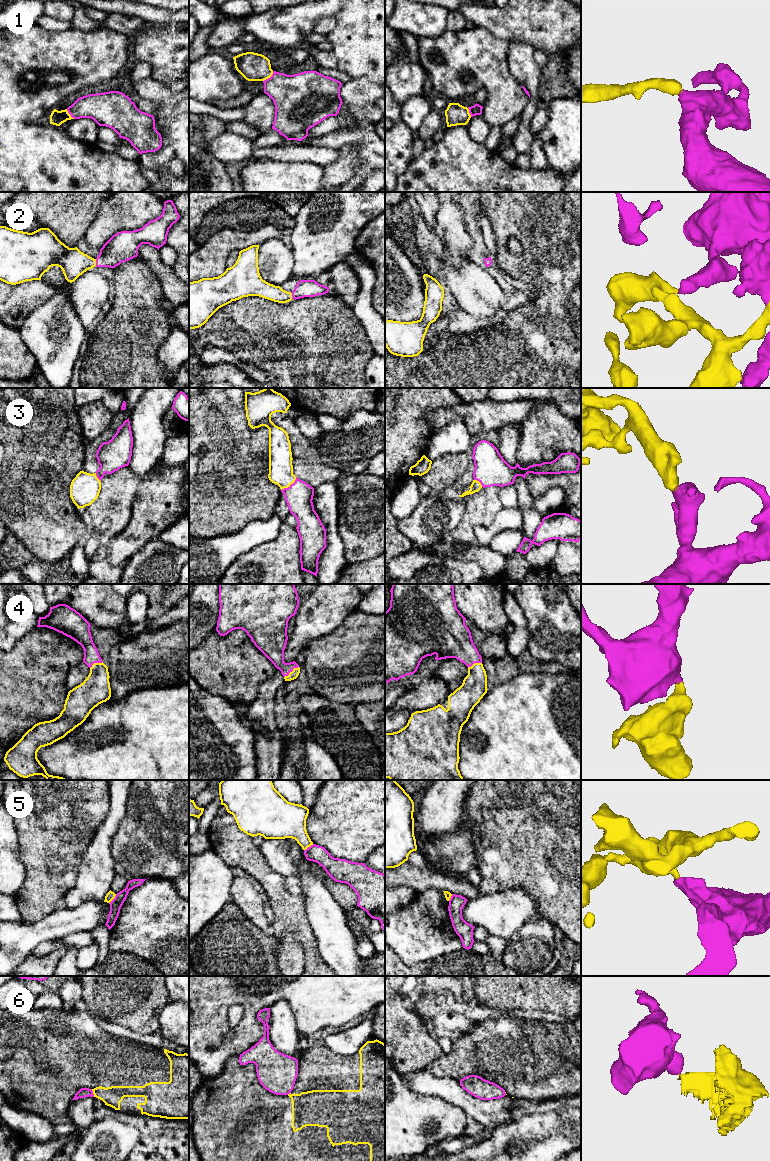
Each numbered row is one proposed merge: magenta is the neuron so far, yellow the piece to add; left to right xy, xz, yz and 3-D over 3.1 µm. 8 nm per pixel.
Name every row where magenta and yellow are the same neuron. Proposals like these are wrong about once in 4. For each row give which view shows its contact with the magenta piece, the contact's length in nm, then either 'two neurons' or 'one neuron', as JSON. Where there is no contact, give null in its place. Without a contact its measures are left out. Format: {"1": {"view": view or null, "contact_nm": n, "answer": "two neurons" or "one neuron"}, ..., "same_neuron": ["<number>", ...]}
{"1": {"view": "xz", "contact_nm": 120, "answer": "one neuron"}, "2": {"view": "xy", "contact_nm": 60, "answer": "one neuron"}, "3": {"view": "xz", "contact_nm": 170, "answer": "one neuron"}, "4": {"view": "xz", "contact_nm": 150, "answer": "one neuron"}, "5": {"view": "xy", "contact_nm": 100, "answer": "two neurons"}, "6": {"view": "xy", "contact_nm": 70, "answer": "two neurons"}, "same_neuron": ["1", "2", "3", "4"]}

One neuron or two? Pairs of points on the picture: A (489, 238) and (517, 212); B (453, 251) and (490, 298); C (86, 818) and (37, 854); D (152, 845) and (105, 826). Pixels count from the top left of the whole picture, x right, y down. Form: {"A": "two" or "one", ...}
{"A": "two", "B": "two", "C": "one", "D": "two"}

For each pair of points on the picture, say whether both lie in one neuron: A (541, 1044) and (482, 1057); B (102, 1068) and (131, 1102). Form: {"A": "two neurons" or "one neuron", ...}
{"A": "one neuron", "B": "one neuron"}

